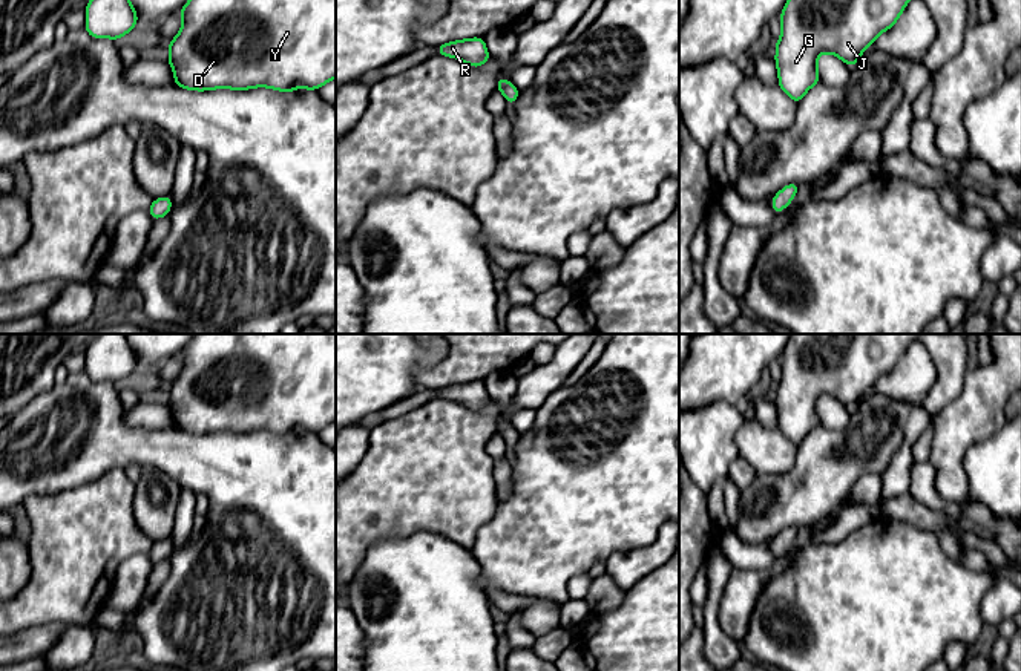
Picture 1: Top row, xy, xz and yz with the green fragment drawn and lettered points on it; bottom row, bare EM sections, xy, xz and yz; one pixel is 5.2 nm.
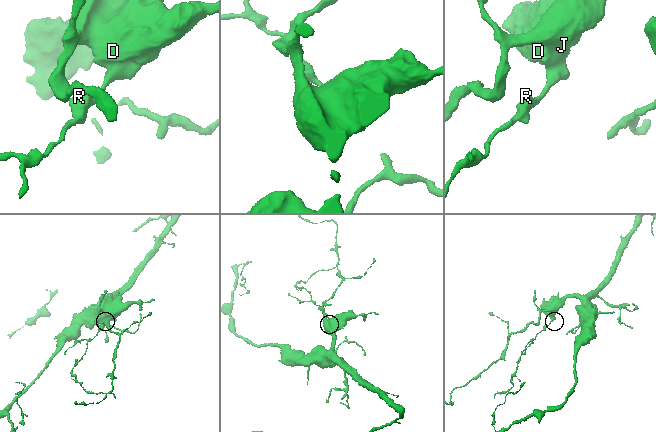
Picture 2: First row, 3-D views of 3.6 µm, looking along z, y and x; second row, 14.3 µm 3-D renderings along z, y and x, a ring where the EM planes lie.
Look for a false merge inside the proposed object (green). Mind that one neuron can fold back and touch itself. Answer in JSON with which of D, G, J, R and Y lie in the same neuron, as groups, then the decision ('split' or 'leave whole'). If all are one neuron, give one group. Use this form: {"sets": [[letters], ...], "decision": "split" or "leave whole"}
{"sets": [["D", "G", "J", "R", "Y"]], "decision": "leave whole"}

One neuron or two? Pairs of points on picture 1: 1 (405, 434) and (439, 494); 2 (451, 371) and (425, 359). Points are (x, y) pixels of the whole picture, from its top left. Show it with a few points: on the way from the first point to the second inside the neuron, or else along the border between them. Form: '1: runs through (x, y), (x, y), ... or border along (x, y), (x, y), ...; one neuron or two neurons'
1: runs through (413, 449), (416, 457), (437, 478); one neuron
2: border along (448, 350), (437, 362), (416, 369), (417, 386); two neurons

